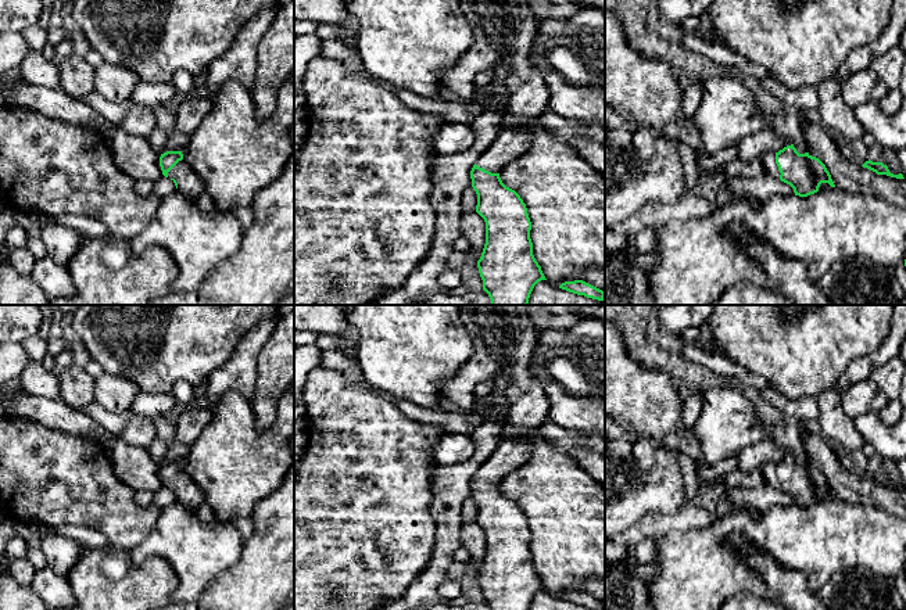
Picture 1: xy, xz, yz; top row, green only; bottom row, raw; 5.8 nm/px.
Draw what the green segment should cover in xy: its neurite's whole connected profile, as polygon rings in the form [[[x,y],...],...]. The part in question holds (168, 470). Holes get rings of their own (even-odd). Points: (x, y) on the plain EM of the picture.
[[[182,462],[161,464],[160,477],[162,485],[169,488],[176,499],[191,510],[197,510],[205,502],[201,488],[185,473]]]

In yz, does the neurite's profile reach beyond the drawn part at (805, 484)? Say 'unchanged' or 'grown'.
grown

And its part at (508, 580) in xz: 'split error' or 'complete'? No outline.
split error

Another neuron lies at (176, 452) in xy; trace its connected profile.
[[[175,441],[168,446],[168,451],[165,453],[165,463],[183,462],[189,456],[189,452],[190,452],[190,445]]]

